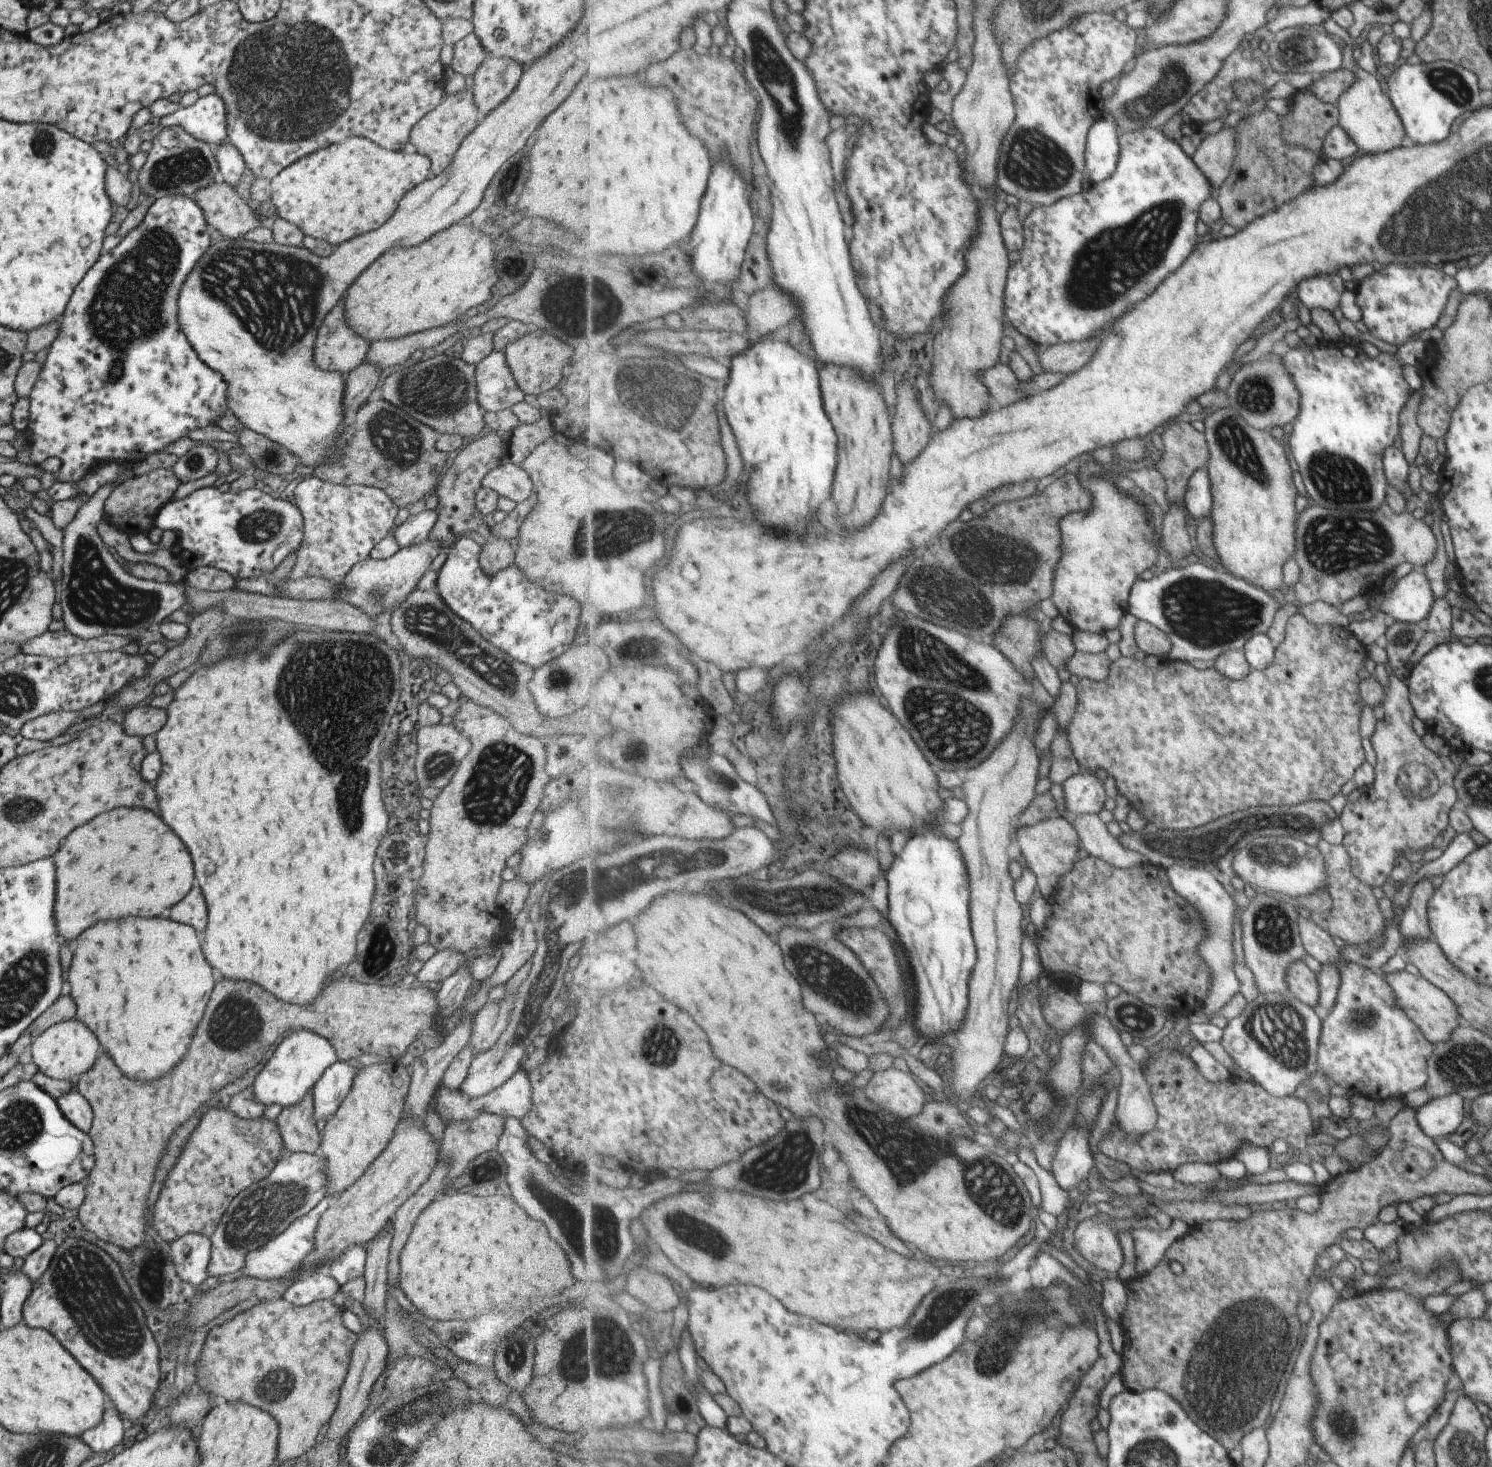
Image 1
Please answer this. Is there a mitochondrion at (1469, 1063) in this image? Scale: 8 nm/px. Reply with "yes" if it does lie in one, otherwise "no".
yes

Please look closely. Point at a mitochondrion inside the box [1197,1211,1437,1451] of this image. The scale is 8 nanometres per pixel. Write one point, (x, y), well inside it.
(1343, 1421)

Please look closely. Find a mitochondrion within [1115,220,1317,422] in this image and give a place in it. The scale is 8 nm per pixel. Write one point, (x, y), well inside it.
(1256, 396)

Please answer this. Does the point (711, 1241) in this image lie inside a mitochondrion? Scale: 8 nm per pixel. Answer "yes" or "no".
yes

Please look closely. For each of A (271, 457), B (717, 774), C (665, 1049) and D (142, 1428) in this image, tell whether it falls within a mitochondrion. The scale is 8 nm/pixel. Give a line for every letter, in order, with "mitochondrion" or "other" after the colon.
A: other
B: mitochondrion
C: mitochondrion
D: other

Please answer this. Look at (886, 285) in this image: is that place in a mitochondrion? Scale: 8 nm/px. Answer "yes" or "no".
yes

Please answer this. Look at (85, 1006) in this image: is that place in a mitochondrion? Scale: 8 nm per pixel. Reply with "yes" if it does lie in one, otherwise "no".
no

